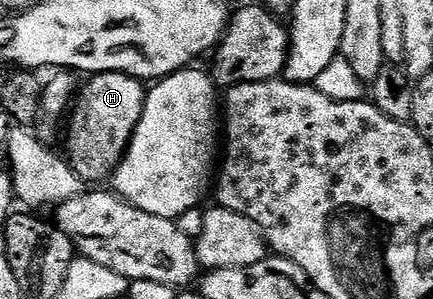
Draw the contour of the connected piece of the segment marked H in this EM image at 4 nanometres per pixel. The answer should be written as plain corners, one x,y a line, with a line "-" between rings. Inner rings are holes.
114,71
91,76
86,82
74,103
77,109
68,133
66,157
83,184
102,185
105,179
107,182
113,176
126,156
126,150
143,115
148,93
141,80

